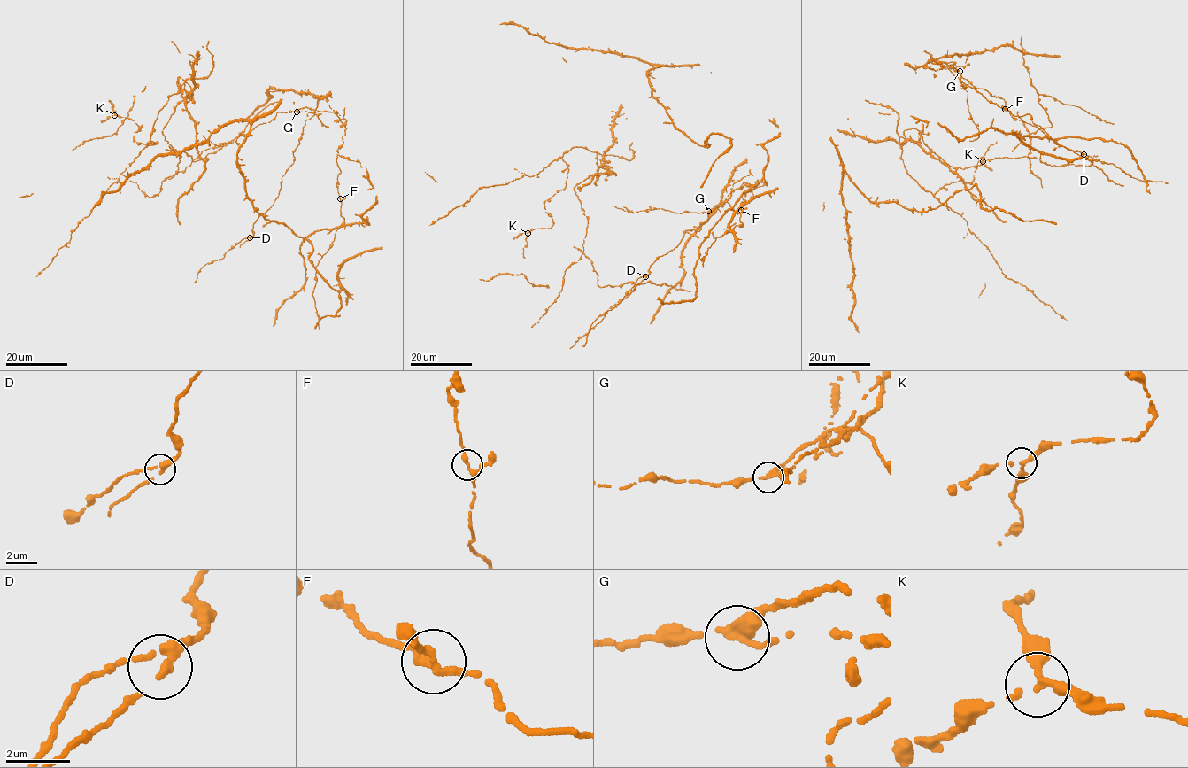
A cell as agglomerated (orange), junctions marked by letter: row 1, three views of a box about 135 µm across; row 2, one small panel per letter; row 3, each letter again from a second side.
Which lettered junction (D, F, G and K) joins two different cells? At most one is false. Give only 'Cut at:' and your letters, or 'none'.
Cut at: G

